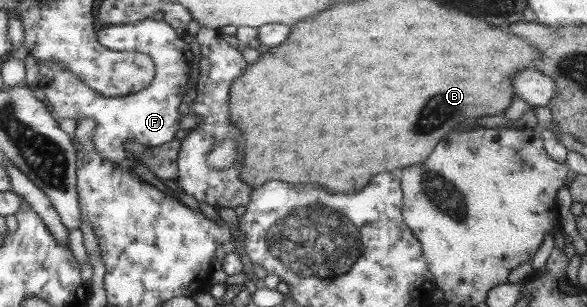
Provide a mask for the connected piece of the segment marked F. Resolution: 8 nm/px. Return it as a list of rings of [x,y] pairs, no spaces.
[[[151,17],[132,24],[117,24],[99,27],[99,44],[113,51],[139,52],[154,60],[154,79],[145,90],[131,95],[105,96],[89,89],[71,71],[67,72],[57,63],[38,62],[40,82],[45,101],[51,108],[55,121],[59,119],[93,119],[95,123],[94,145],[101,156],[111,163],[124,163],[123,143],[133,141],[145,147],[158,146],[179,136],[187,121],[177,112],[178,105],[189,98],[185,92],[189,61],[192,59],[189,46],[181,39],[179,29],[171,27],[163,19]]]

